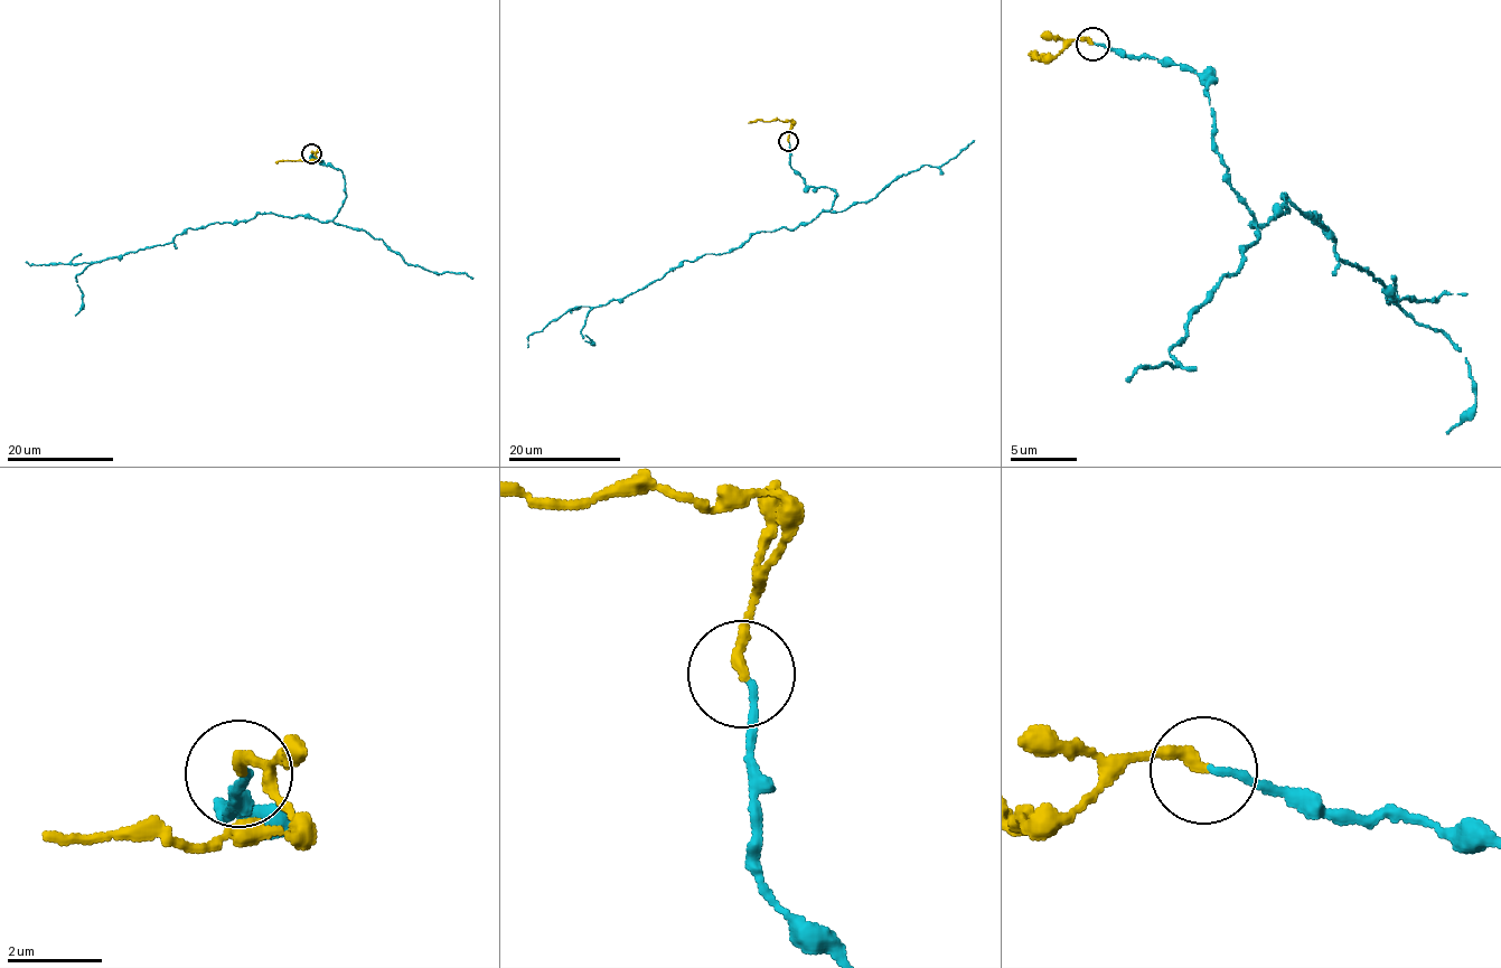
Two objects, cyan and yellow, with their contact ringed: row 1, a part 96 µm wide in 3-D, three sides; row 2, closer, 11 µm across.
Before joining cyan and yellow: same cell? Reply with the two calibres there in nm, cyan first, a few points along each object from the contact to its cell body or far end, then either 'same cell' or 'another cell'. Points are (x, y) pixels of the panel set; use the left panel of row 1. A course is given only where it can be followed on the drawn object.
calibres 140 and 260 nm; course cyan (311, 153), (344, 174), (346, 196), (331, 219), (258, 214), (186, 228), (170, 243), (94, 263), (26, 262); course yellow (312, 153), (318, 159), (274, 162); same cell

